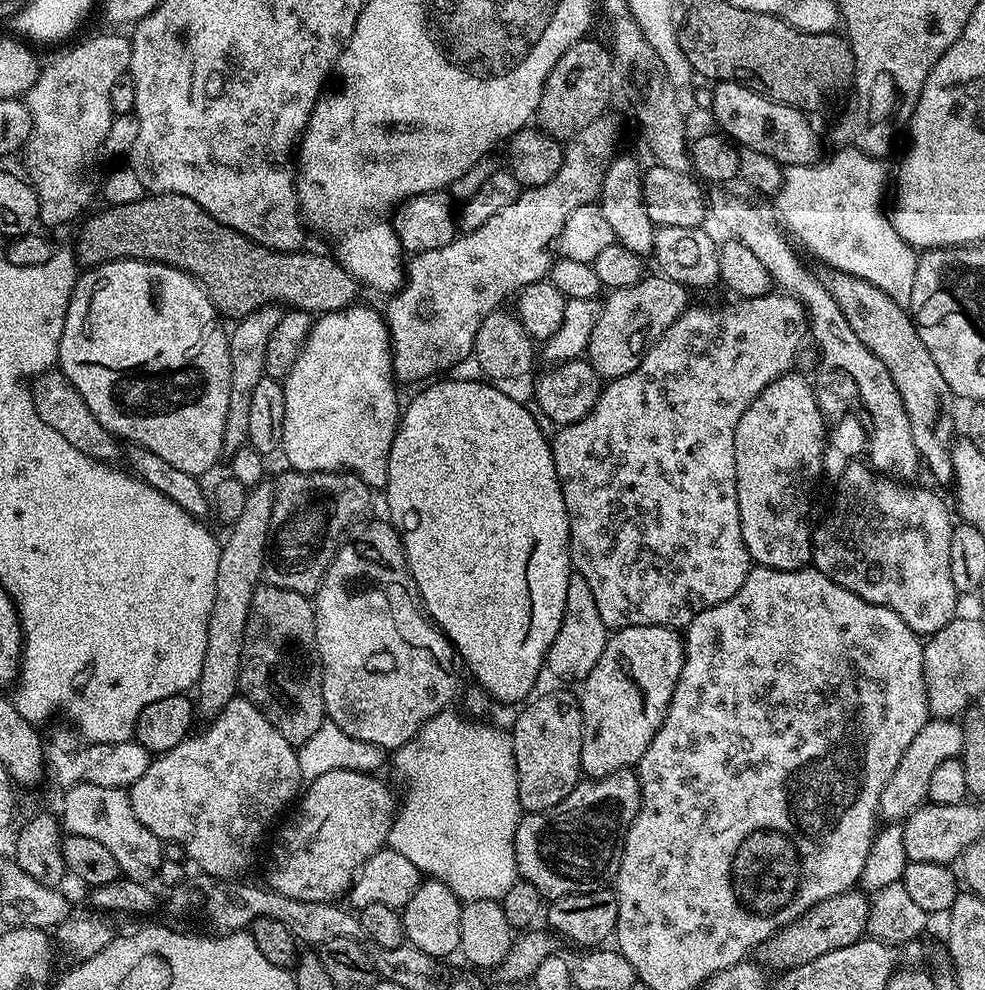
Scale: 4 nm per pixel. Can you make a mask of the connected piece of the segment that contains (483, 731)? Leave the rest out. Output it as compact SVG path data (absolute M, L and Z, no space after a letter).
M445 710L438 713L437 716L432 716L431 719L425 720L419 732L412 739L406 741L401 748L395 749L393 756L396 757L393 760L391 757L390 764L393 764L404 775L404 780L408 783L408 797L405 798L404 804L402 800L402 807L399 809L398 815L393 819L392 829L388 831L386 844L387 847L393 848L398 854L402 854L402 858L408 859L409 862L414 862L414 866L425 877L441 880L461 902L469 900L501 901L506 894L506 890L510 890L510 886L514 886L518 879L516 859L514 858L514 834L520 825L522 809L518 798L518 774L516 773L516 763L514 762L512 737L505 729L503 732L502 729L495 728L492 724L480 724L484 722L465 718L459 711L457 711L458 713L452 711Z

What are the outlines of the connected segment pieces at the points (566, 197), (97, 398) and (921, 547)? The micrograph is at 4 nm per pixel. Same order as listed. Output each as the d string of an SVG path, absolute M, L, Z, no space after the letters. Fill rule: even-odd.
M611 114L599 116L594 122L590 122L590 126L586 126L586 128L578 133L577 136L573 137L572 140L567 141L566 147L564 148L562 166L558 170L558 174L554 174L554 178L550 178L550 182L546 182L537 188L524 188L512 205L508 205L500 213L494 214L485 224L474 227L475 229L473 232L468 232L465 236L463 233L459 238L452 240L449 244L442 246L438 250L426 250L425 252L415 253L415 255L407 261L405 284L399 294L393 295L391 299L389 299L392 301L388 304L388 312L386 311L388 336L392 339L392 374L401 385L412 384L415 380L424 380L423 382L431 381L433 378L444 374L439 374L439 372L444 372L447 368L452 368L455 364L462 363L467 356L469 359L469 357L473 355L476 347L476 335L484 319L489 316L490 313L497 311L497 309L503 305L500 303L502 303L507 296L511 296L511 298L515 297L521 290L530 287L534 283L543 281L545 277L551 273L554 263L554 253L557 251L560 235L566 226L566 222L570 218L570 214L574 214L574 210L578 210L580 206L596 204L597 201L599 201L602 182L606 178L608 167L612 160L615 160L618 155L616 143L618 143L619 140L620 128L616 125L615 118L612 117Z
M111 260L109 264L97 264L91 270L81 271L72 288L72 297L68 299L58 368L74 386L74 390L82 394L86 406L90 406L94 418L102 422L107 432L128 444L140 444L146 450L158 454L158 458L170 462L170 466L175 466L177 470L186 470L186 474L200 478L203 472L210 471L219 462L224 452L226 414L230 410L230 350L228 346L218 346L216 358L204 358L208 364L206 372L200 372L202 358L196 360L200 376L196 380L180 378L180 374L174 374L178 378L168 378L172 376L172 370L176 370L174 356L162 352L160 348L142 348L142 310L136 310L142 308L142 294L138 292L146 290L146 282L156 284L178 280L182 280L180 269L146 260Z
M849 463L848 469L841 474L838 483L835 485L836 497L832 500L832 509L829 510L828 517L817 528L815 525L812 532L812 564L840 588L845 588L854 594L870 598L871 603L885 604L887 608L894 610L894 614L898 614L898 618L902 618L902 622L906 622L906 626L910 626L910 630L914 630L917 636L927 638L938 630L942 630L942 626L946 626L950 621L957 619L958 616L958 612L956 612L958 593L954 586L954 578L950 578L950 534L954 527L954 512L950 507L949 501L947 504L938 493L931 492L928 488L908 487L912 486L905 486L903 483L873 470L867 463Z

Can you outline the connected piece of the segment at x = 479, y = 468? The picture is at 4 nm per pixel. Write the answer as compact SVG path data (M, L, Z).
M443 380L429 383L425 387L429 387L425 392L418 393L409 404L407 401L400 417L400 427L396 429L388 463L386 495L388 495L388 512L392 515L390 523L400 535L400 545L404 548L404 557L425 612L428 613L432 623L448 637L463 667L467 671L468 668L472 671L472 676L476 679L473 681L483 688L493 701L501 700L504 704L519 705L533 695L532 687L535 686L540 671L543 673L546 668L548 647L554 642L562 626L562 614L566 606L566 586L570 575L566 502L562 498L554 466L552 445L549 437L547 435L544 437L544 432L540 429L541 421L535 415L532 417L514 397L507 396L500 389L503 387L493 386L488 382L479 384L476 380Z

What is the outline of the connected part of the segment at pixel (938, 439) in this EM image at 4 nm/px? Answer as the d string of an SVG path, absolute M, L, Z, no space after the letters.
M837 271L828 275L823 277L822 283L834 302L838 302L846 322L850 322L850 330L854 330L862 346L866 346L866 350L886 366L894 386L898 386L902 406L906 406L910 418L910 438L914 438L923 467L926 472L928 468L938 483L951 485L954 435L948 383L946 378L942 378L942 370L934 366L934 358L930 358L930 350L926 350L911 315L868 281Z

